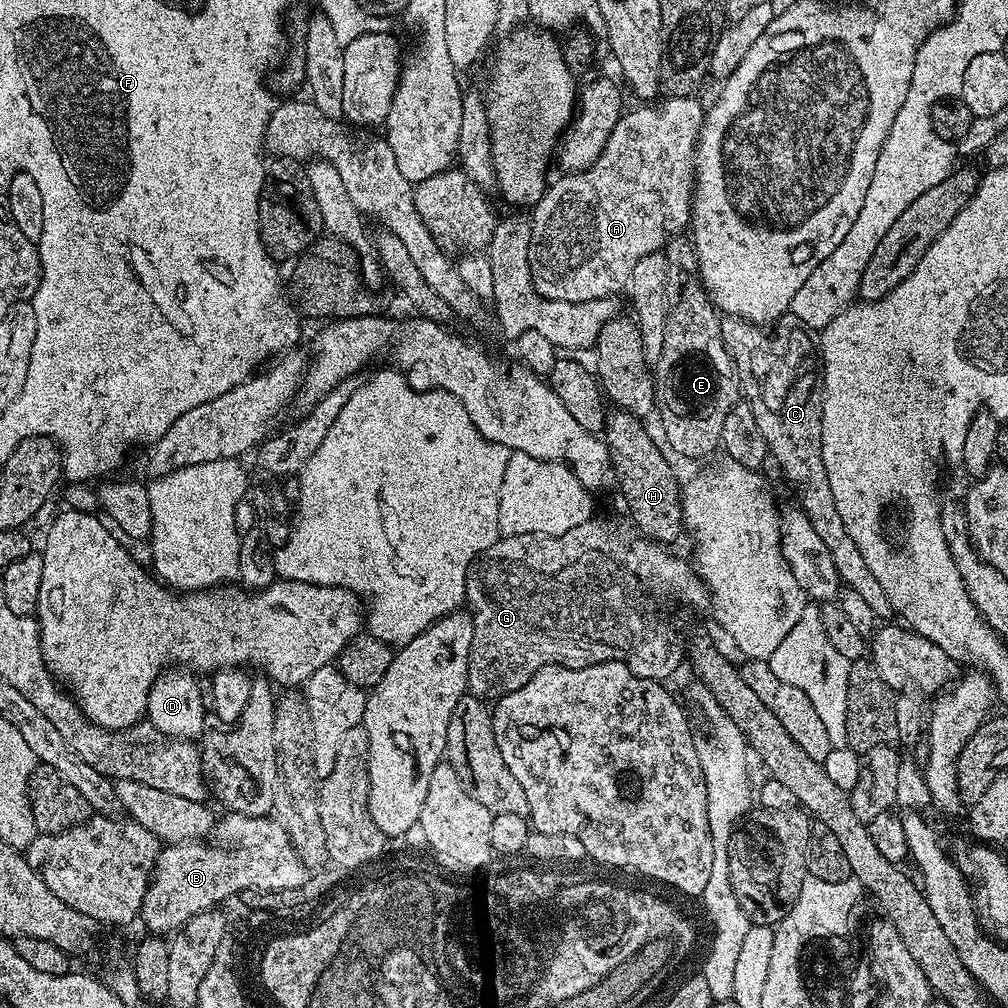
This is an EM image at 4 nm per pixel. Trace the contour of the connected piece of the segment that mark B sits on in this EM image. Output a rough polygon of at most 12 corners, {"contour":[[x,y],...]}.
{"contour":[[228,812],[199,843],[161,847],[140,907],[175,934],[246,890],[299,883],[272,866],[266,816]]}

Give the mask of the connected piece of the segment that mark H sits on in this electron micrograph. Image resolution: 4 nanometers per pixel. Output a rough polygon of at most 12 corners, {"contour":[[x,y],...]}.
{"contour":[[609,411],[602,439],[635,531],[682,536],[682,484],[641,417]]}

